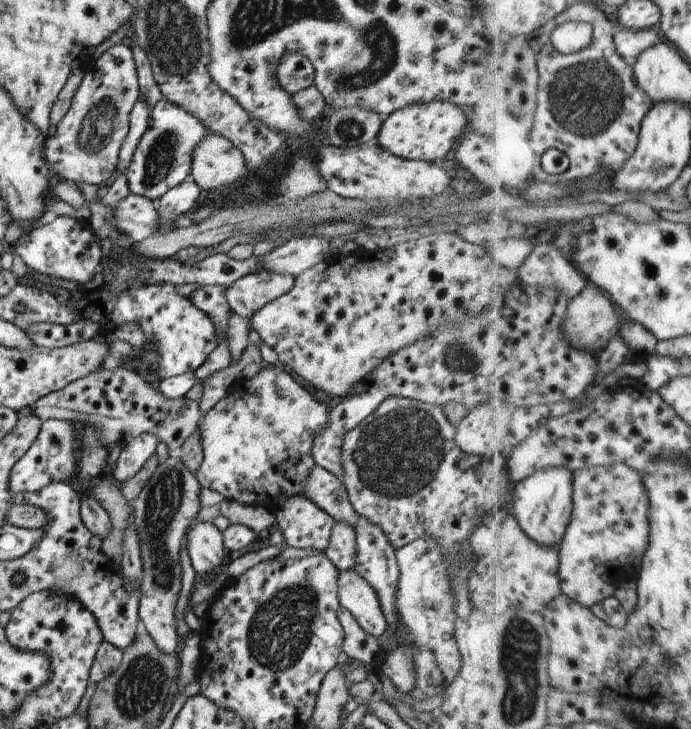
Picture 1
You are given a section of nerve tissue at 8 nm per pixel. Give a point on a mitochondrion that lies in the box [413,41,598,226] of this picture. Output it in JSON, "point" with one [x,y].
{"point":[511,116]}

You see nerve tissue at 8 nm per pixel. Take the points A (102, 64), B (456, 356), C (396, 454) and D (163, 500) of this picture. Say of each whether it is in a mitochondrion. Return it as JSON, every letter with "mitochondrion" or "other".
{"A":"other","B":"mitochondrion","C":"mitochondrion","D":"mitochondrion"}

